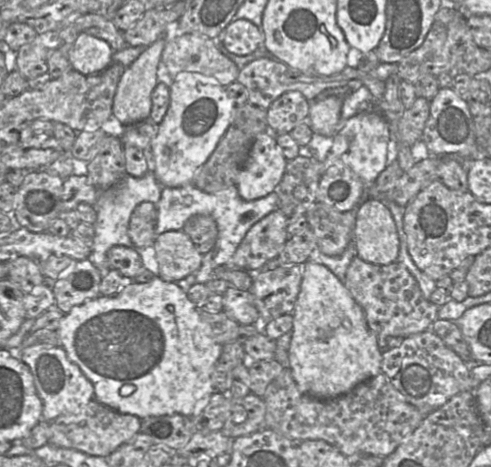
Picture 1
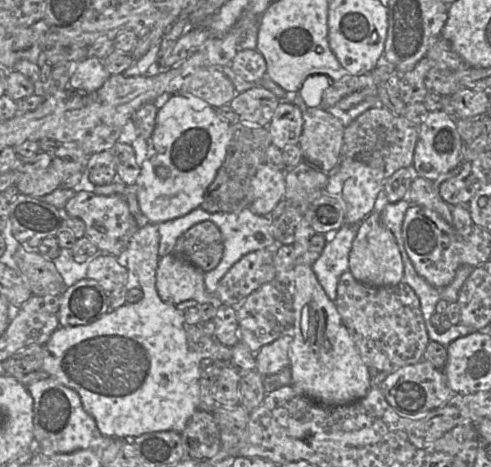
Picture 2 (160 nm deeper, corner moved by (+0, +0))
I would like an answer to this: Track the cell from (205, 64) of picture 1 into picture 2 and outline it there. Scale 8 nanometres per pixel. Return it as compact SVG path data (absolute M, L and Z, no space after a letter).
M219 67L199 68L184 79L183 89L217 109L230 104L236 89L230 78Z

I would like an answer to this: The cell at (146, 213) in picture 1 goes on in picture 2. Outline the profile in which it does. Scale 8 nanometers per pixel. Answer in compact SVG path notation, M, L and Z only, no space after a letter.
M147 222L139 227L118 259L129 271L130 287L141 288L142 299L109 310L88 325L59 326L45 345L43 370L47 376L79 394L85 411L94 418L104 436L127 439L149 432L181 433L199 408L202 369L198 356L188 346L184 313L176 305L162 301L156 289L160 259L158 225Z

